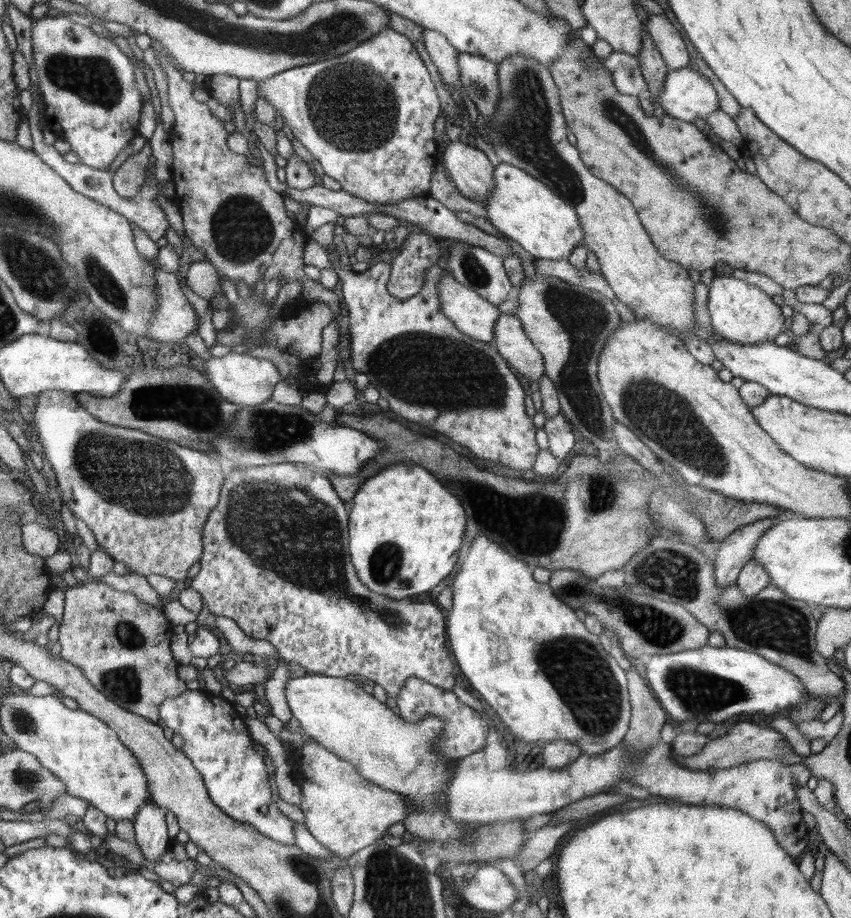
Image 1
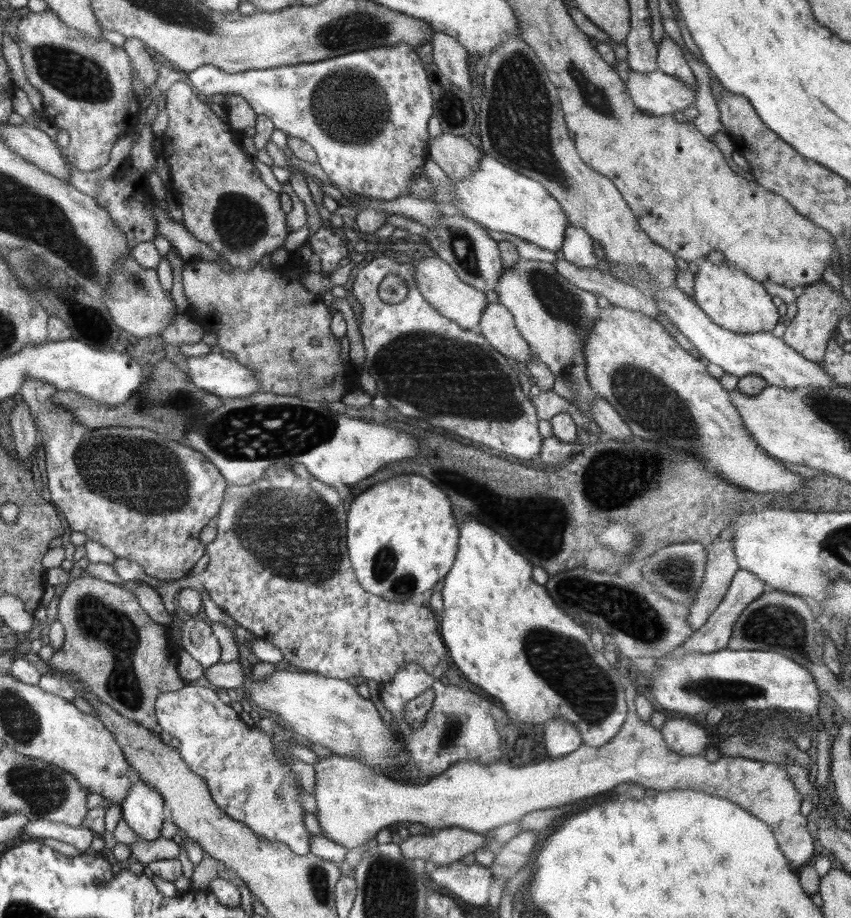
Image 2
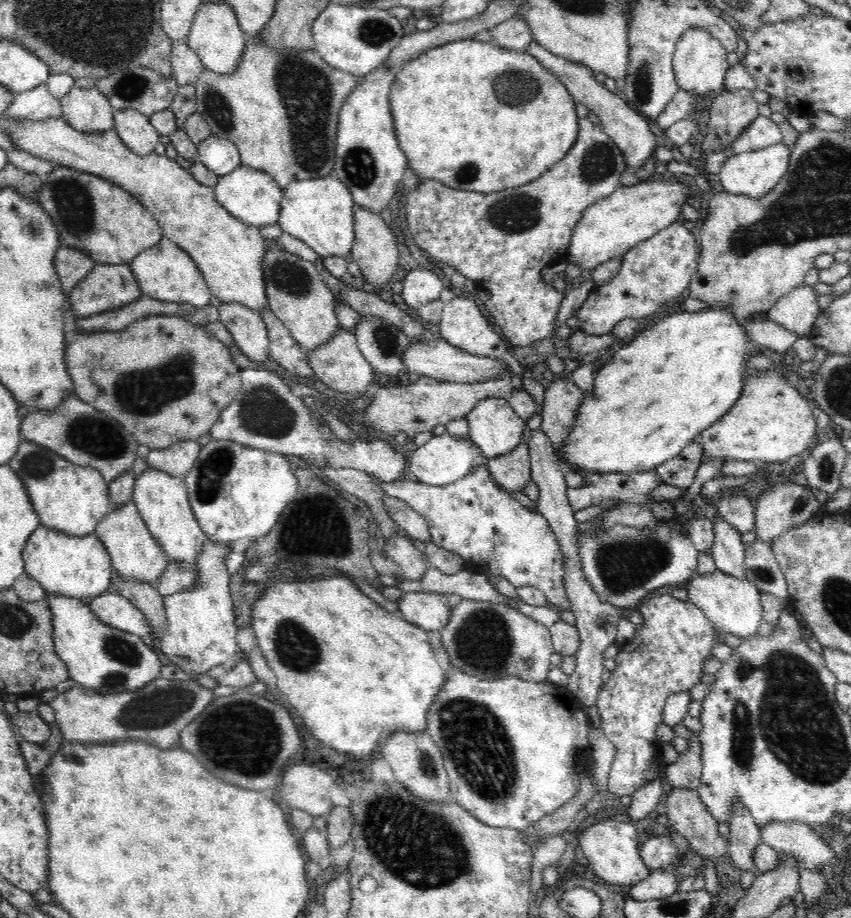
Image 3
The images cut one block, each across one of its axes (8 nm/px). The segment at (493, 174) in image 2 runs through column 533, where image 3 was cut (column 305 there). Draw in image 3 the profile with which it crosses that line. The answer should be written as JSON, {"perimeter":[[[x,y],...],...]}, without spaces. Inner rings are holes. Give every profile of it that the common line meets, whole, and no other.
{"perimeter":[[[330,175],[300,179],[283,190],[277,224],[323,258],[330,255],[345,257],[351,252],[354,242],[354,205],[350,189],[340,179]]]}

